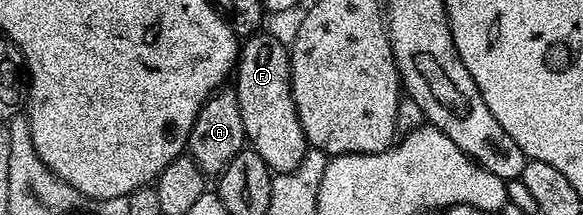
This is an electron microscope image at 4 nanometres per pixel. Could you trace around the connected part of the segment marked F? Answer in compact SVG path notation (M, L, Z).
M254 33L240 44L235 68L235 90L248 146L274 173L294 171L307 150L303 125L293 100L290 48L273 35Z

